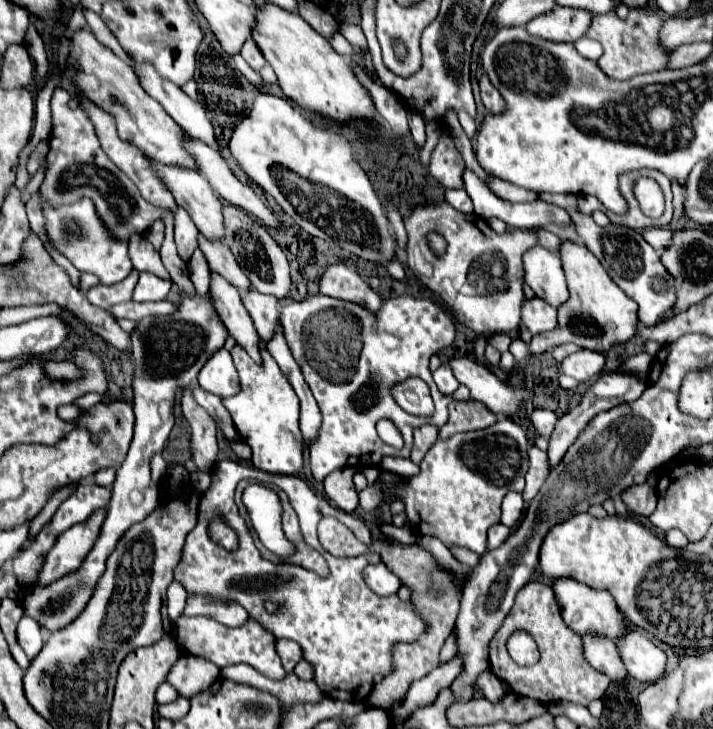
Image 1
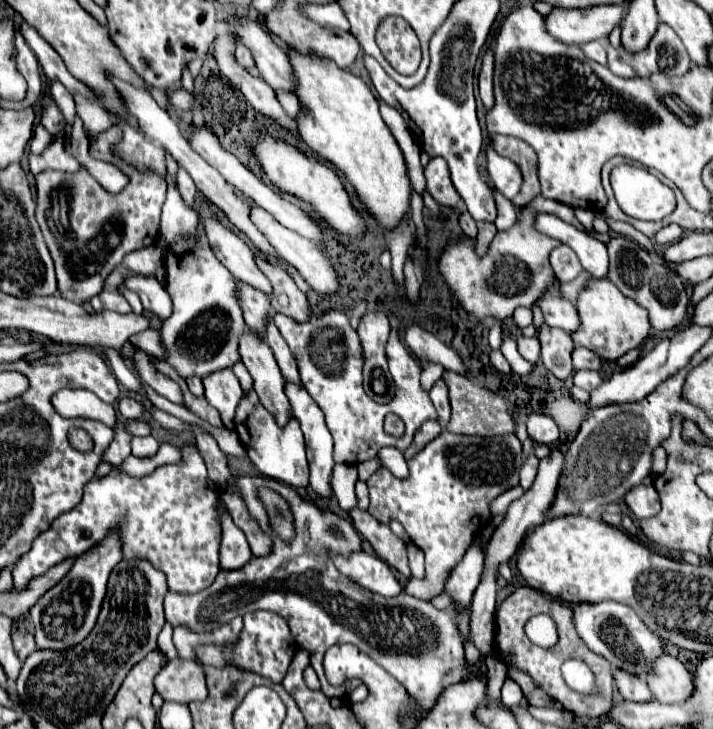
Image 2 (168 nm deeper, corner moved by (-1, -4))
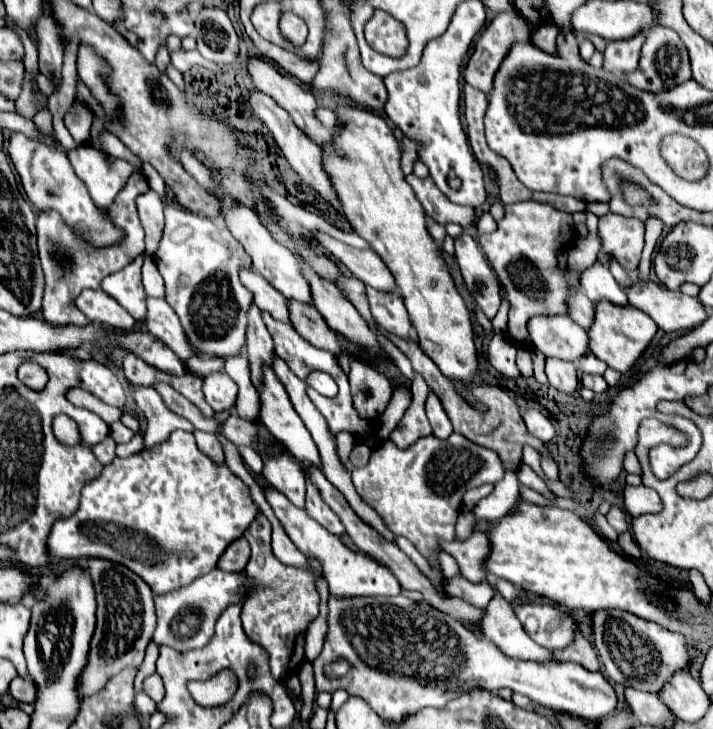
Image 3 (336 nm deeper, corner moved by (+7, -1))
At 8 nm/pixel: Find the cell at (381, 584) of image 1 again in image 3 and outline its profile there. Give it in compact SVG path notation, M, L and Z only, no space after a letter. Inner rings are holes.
M266 489L264 495L266 495L268 503L272 505L274 515L278 517L278 521L286 529L288 537L292 539L292 543L308 559L316 559L322 565L324 579L328 581L330 591L334 595L338 595L338 597L360 597L360 595L398 595L400 593L400 585L394 579L394 575L386 567L382 567L378 561L370 559L362 551L356 551L352 547L344 545L336 535L332 535L318 521L314 521L310 515L306 515L304 509L294 507L280 491Z

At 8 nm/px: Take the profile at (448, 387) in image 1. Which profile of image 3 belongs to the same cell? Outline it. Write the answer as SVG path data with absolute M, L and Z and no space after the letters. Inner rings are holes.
M432 391L428 393L428 399L426 399L426 415L430 419L434 435L438 439L448 439L448 435L452 433L452 423L446 417L446 411L442 409L442 403L438 401L438 397Z

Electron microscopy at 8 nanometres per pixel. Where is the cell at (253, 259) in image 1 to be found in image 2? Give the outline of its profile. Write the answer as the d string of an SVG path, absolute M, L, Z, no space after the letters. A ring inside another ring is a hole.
M256 258L256 264L266 274L266 278L272 282L272 288L274 288L274 294L270 298L272 308L276 312L290 316L296 322L308 322L314 314L312 314L306 294L298 290L294 280L290 280L290 276L284 270L266 262L264 258Z

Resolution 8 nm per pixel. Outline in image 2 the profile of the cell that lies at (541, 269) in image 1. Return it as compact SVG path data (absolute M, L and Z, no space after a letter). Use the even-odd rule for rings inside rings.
M556 280L554 286L540 298L540 308L544 312L546 324L552 328L560 328L566 334L574 334L574 330L578 330L580 326L580 318L578 318L578 310L574 308L572 302L560 298L560 282Z

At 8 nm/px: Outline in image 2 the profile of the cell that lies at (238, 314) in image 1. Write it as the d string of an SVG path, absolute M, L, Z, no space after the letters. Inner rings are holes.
M246 330L246 334L240 340L240 356L246 370L254 378L254 392L258 394L262 406L270 414L274 414L276 424L284 428L292 418L292 410L284 392L286 382L282 378L282 372L278 370L270 346L262 338Z

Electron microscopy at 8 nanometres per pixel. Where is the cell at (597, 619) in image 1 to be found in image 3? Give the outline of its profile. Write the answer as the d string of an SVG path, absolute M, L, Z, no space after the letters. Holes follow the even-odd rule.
M598 609L592 613L592 637L594 647L604 663L606 675L620 683L638 687L640 691L658 693L662 683L670 679L672 671L688 667L688 649L686 639L678 633L644 621L622 609Z

